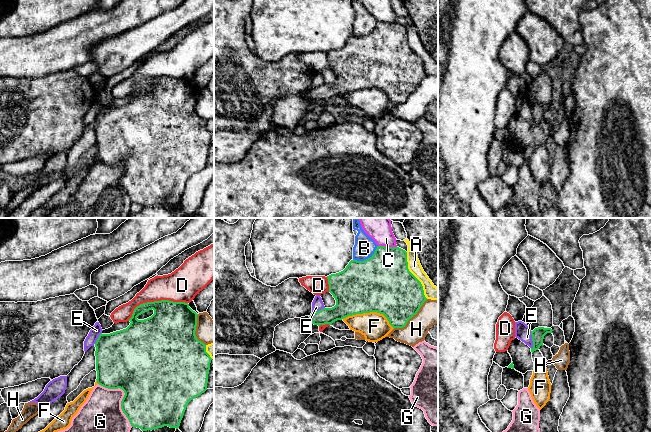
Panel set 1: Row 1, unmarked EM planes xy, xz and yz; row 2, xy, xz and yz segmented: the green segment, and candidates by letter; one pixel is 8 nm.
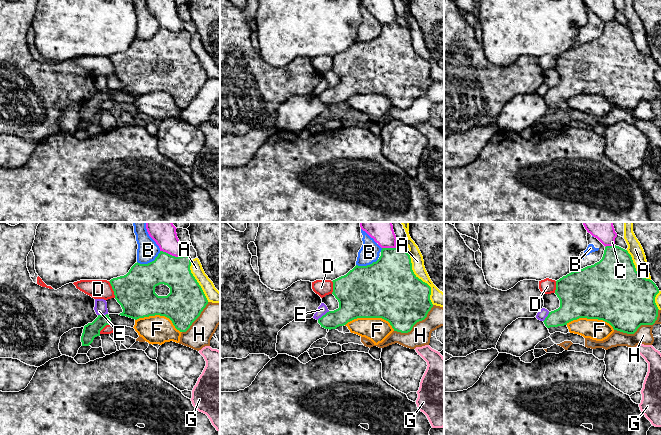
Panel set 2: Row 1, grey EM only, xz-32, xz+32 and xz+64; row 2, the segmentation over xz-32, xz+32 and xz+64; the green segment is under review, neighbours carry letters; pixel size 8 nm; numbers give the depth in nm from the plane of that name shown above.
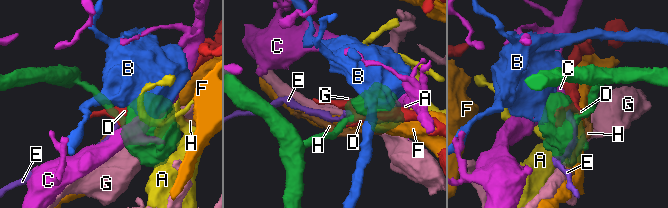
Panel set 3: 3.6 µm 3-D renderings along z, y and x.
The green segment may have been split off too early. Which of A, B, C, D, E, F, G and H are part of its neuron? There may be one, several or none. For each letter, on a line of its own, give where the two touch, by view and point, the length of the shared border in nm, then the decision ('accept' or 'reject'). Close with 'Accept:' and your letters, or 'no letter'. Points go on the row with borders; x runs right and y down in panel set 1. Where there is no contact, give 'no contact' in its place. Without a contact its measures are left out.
A: xz (413, 275) | 420 nm | reject
B: xz (368, 258) | 240 nm | reject
C: xz (387, 247) | 150 nm | reject
D: xy (155, 301) | 500 nm | reject
E: yz (532, 340) | 140 nm | reject
F: xz (370, 311) | 420 nm | reject
G: xy (124, 396) | 440 nm | reject
H: xz (411, 317) | 360 nm | reject
Accept: no letter

